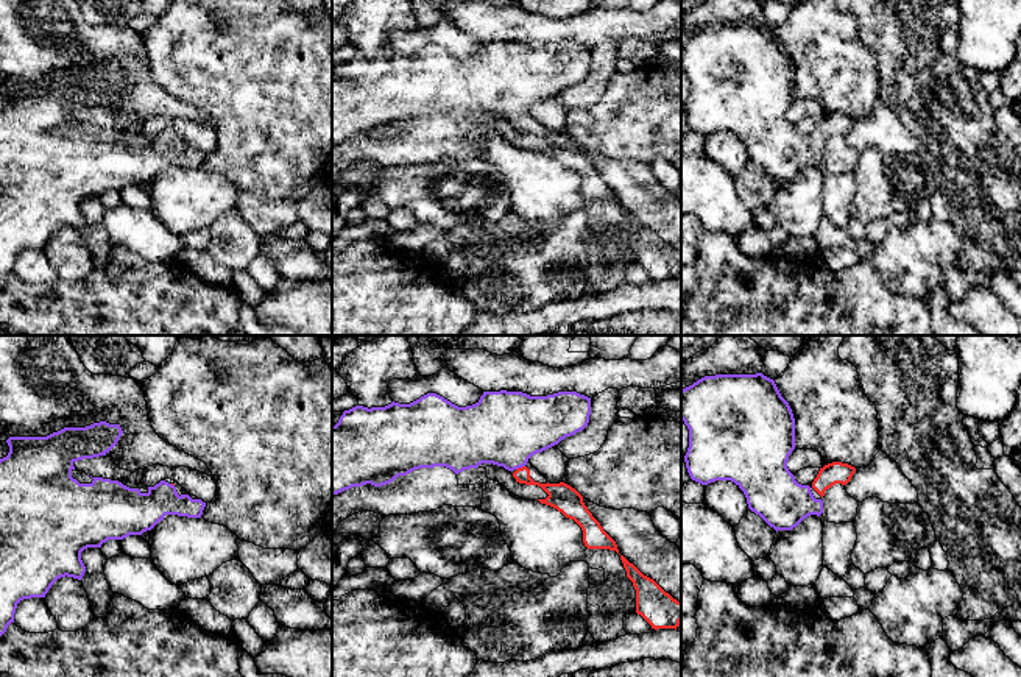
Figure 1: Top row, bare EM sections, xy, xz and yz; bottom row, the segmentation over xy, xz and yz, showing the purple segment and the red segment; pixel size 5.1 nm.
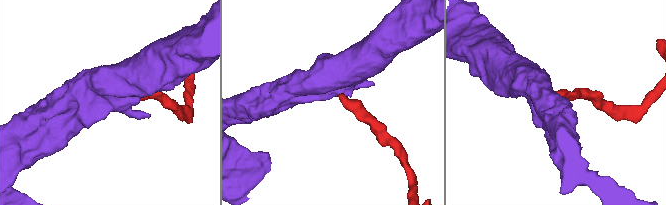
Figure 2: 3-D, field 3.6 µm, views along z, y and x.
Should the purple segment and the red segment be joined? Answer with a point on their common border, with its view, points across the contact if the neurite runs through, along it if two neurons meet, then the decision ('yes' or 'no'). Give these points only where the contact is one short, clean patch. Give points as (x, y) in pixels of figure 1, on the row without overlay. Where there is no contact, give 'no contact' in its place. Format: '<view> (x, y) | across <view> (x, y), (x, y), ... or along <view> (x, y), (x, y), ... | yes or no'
xz (519, 117) | across xz (504, 78), (519, 117), (532, 133), (560, 144) | yes

